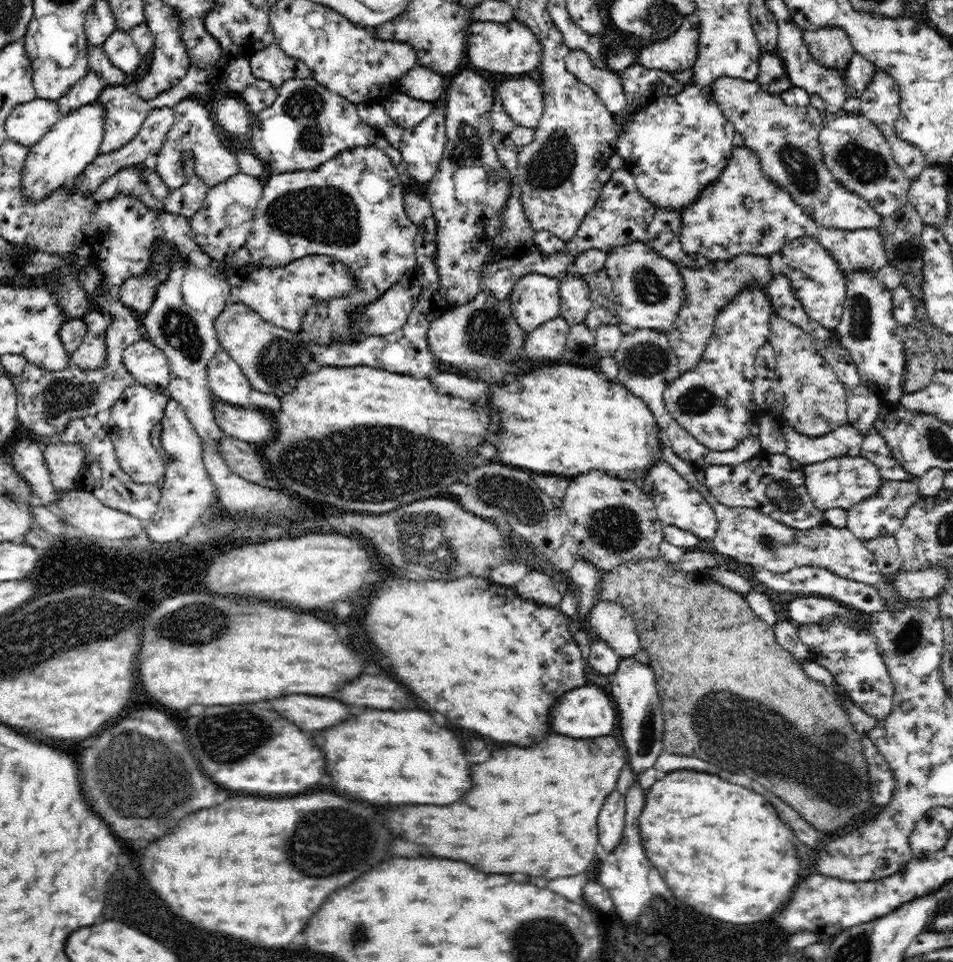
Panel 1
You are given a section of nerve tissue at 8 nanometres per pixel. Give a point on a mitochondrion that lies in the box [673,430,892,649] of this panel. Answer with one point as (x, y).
(790, 495)

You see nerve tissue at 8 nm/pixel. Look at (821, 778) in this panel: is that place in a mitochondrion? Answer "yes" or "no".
yes

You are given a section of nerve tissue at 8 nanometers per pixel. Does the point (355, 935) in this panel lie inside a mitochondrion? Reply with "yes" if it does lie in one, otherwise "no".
yes

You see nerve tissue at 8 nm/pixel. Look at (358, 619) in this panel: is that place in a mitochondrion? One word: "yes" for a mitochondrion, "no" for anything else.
no

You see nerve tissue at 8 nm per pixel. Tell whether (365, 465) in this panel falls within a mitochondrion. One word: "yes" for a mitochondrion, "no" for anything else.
yes

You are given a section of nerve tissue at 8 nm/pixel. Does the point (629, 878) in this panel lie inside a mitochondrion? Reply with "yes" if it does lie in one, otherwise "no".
no

